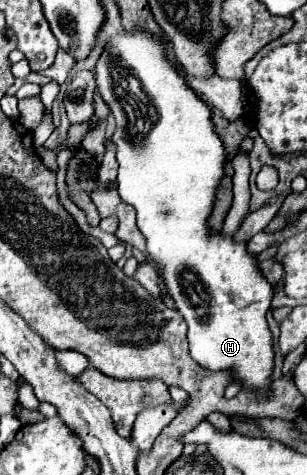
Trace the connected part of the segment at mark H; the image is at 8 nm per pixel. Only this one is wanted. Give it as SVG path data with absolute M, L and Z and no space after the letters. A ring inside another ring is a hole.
M123 32L123 36L115 36L113 42L103 50L103 54L97 60L95 66L95 82L97 82L97 92L99 96L105 100L105 104L109 106L113 118L115 118L115 132L111 136L111 142L117 146L117 162L119 162L119 174L117 174L117 184L119 184L119 196L123 202L131 204L137 210L137 226L143 232L145 240L147 240L147 258L149 262L157 268L167 294L171 296L171 300L175 302L177 312L183 316L183 320L187 322L189 330L187 330L187 338L189 338L189 348L191 348L191 356L209 370L225 370L225 368L233 368L233 378L241 378L245 388L259 388L265 390L269 386L269 376L273 370L273 348L271 348L271 332L267 330L267 320L265 314L269 310L271 298L273 298L273 286L267 282L267 278L263 276L259 262L257 262L257 254L249 252L247 244L249 240L235 240L235 236L225 236L221 232L211 232L209 226L209 216L213 212L213 204L215 204L215 192L219 188L219 180L223 180L225 176L225 164L223 164L223 144L219 144L219 136L215 136L215 128L211 128L211 110L207 108L207 104L203 102L203 98L187 84L187 80L183 76L179 76L179 68L171 68L171 64L167 64L167 52L163 52L163 44L159 44L159 40L155 40L155 36L143 36L143 32Z

